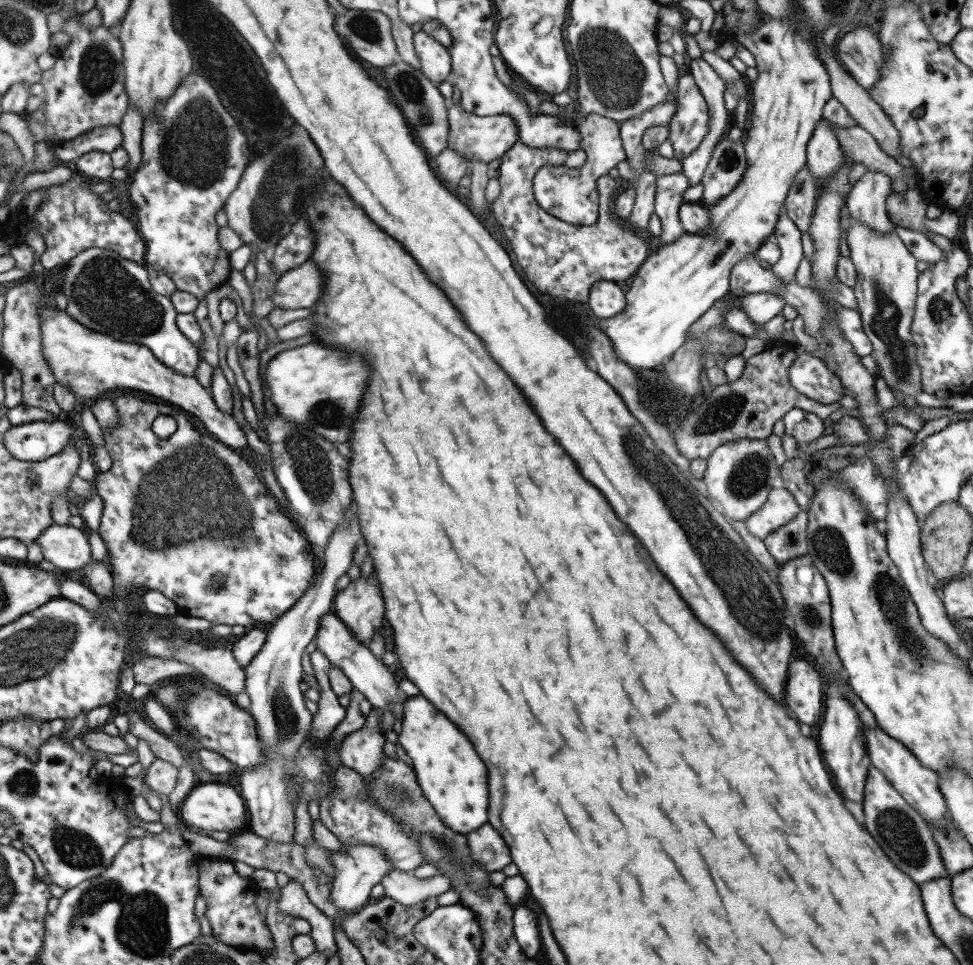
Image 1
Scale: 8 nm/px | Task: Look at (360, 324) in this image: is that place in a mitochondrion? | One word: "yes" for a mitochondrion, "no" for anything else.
no

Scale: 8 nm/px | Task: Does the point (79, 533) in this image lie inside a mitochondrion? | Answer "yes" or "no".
no

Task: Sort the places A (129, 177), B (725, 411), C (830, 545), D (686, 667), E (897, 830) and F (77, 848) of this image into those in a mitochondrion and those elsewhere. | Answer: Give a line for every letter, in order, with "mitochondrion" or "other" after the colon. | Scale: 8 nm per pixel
A: other
B: mitochondrion
C: mitochondrion
D: other
E: mitochondrion
F: mitochondrion

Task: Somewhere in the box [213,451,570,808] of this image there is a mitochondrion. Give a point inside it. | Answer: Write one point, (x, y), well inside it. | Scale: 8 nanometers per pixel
(287, 720)

